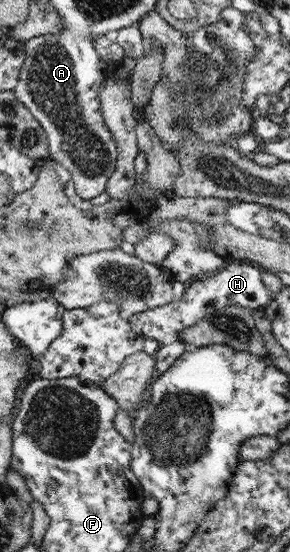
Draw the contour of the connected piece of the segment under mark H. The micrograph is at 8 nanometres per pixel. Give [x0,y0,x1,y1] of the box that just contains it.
[128,260,272,347]

